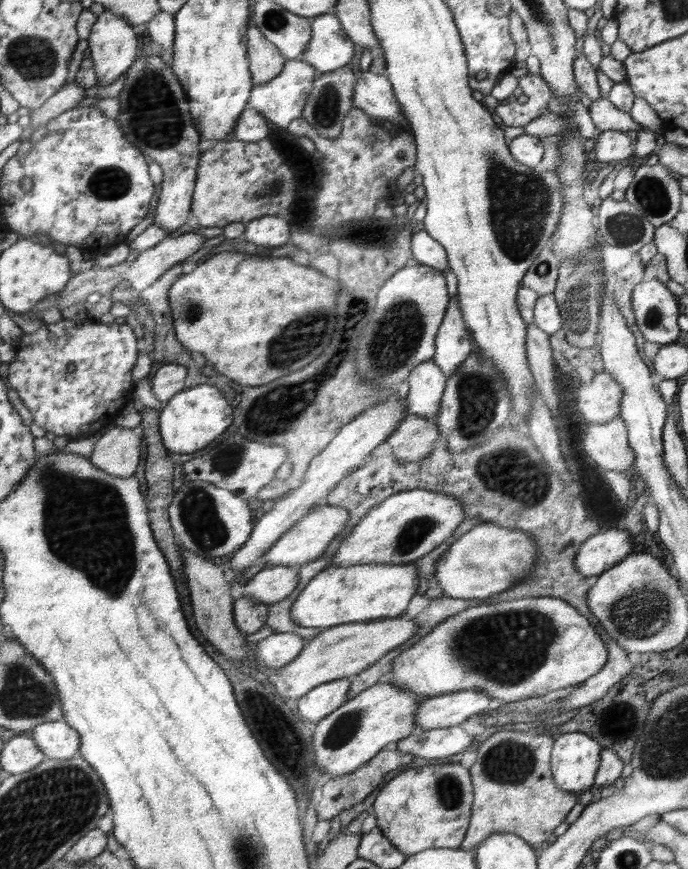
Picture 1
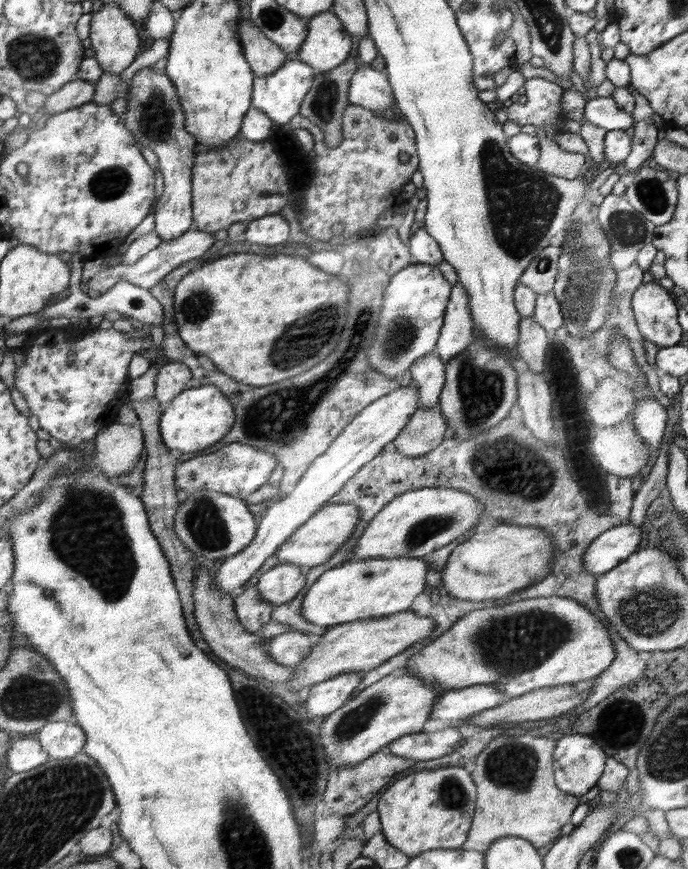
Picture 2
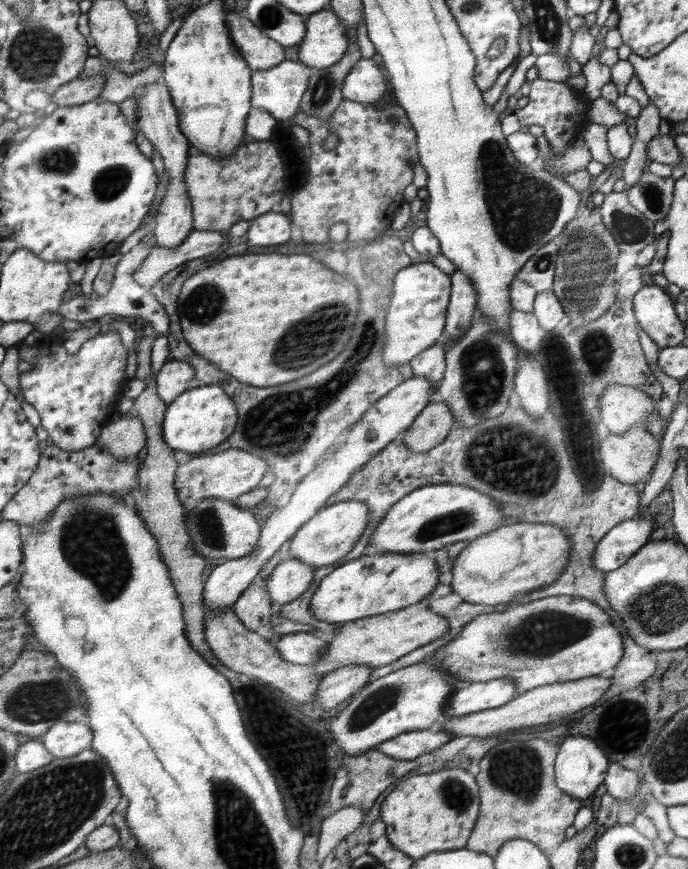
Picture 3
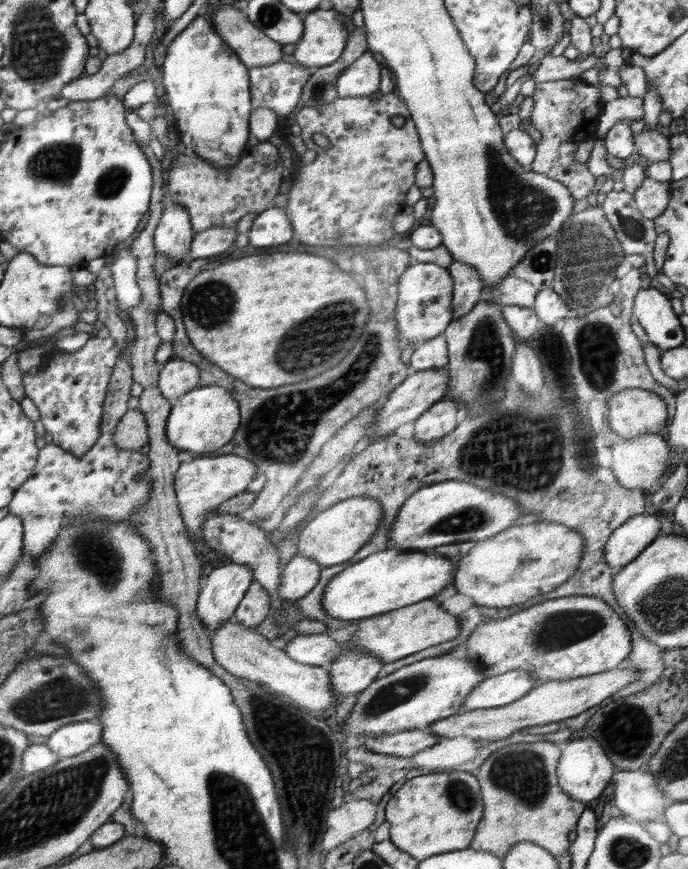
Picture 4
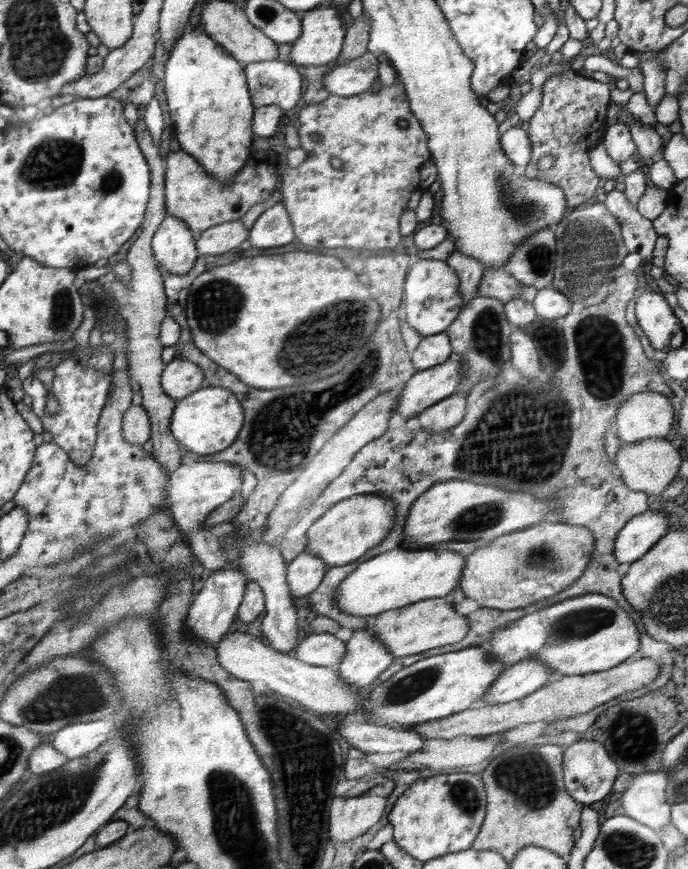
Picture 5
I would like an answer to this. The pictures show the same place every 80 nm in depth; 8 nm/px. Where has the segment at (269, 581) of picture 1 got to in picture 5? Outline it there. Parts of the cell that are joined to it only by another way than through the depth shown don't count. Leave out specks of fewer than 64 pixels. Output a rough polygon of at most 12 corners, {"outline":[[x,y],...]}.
{"outline":[[304,551],[288,564],[290,594],[321,586],[328,565]]}

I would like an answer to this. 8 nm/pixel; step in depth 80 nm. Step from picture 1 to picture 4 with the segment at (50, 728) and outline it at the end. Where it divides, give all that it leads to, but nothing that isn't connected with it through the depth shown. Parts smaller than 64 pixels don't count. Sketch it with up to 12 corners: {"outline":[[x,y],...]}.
{"outline":[[98,719],[65,724],[46,738],[61,758],[100,743]]}

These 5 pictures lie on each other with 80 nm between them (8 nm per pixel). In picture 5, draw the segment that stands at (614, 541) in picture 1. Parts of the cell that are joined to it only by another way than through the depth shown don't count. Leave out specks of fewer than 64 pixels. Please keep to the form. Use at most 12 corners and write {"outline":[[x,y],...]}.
{"outline":[[661,505],[616,535],[620,564],[636,562],[668,533]]}

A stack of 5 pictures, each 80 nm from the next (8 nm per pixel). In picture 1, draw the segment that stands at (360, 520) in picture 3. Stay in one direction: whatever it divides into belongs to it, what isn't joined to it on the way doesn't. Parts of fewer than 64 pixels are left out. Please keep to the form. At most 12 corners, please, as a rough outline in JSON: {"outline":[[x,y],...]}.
{"outline":[[317,503],[258,561],[320,558],[345,534],[349,509]]}

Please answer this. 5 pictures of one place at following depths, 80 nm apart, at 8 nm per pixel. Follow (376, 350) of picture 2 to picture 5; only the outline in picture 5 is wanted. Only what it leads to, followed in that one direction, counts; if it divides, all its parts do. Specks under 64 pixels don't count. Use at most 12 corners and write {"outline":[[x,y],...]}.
{"outline":[[442,260],[405,276],[402,319],[422,338],[464,309],[460,277]]}

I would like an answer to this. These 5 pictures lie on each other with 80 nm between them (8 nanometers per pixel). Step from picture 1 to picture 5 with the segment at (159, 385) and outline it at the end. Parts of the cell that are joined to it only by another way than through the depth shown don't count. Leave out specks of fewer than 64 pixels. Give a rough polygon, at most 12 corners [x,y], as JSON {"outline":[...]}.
{"outline":[[188,359],[166,363],[161,388],[175,400],[201,388],[201,365]]}

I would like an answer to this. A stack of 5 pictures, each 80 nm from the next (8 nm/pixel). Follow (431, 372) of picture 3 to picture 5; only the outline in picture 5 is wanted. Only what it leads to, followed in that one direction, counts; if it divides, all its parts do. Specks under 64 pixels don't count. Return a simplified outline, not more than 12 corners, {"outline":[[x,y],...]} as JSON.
{"outline":[[446,333],[424,337],[411,354],[418,371],[452,356]]}

